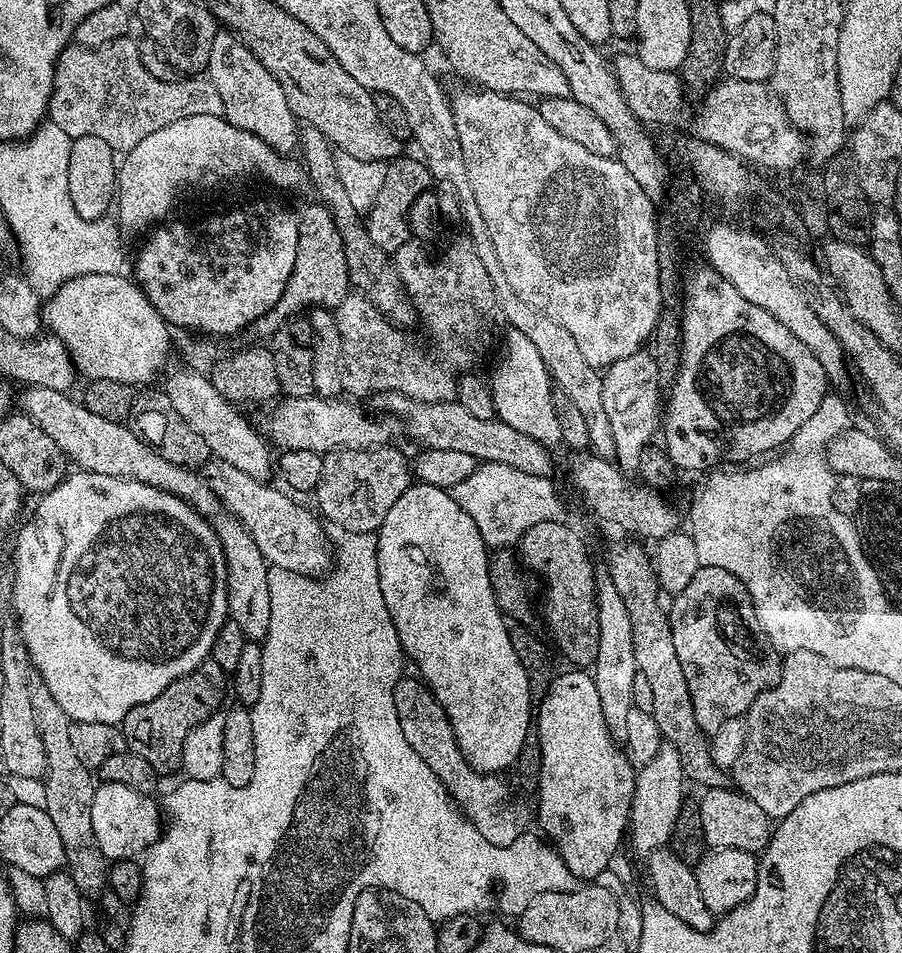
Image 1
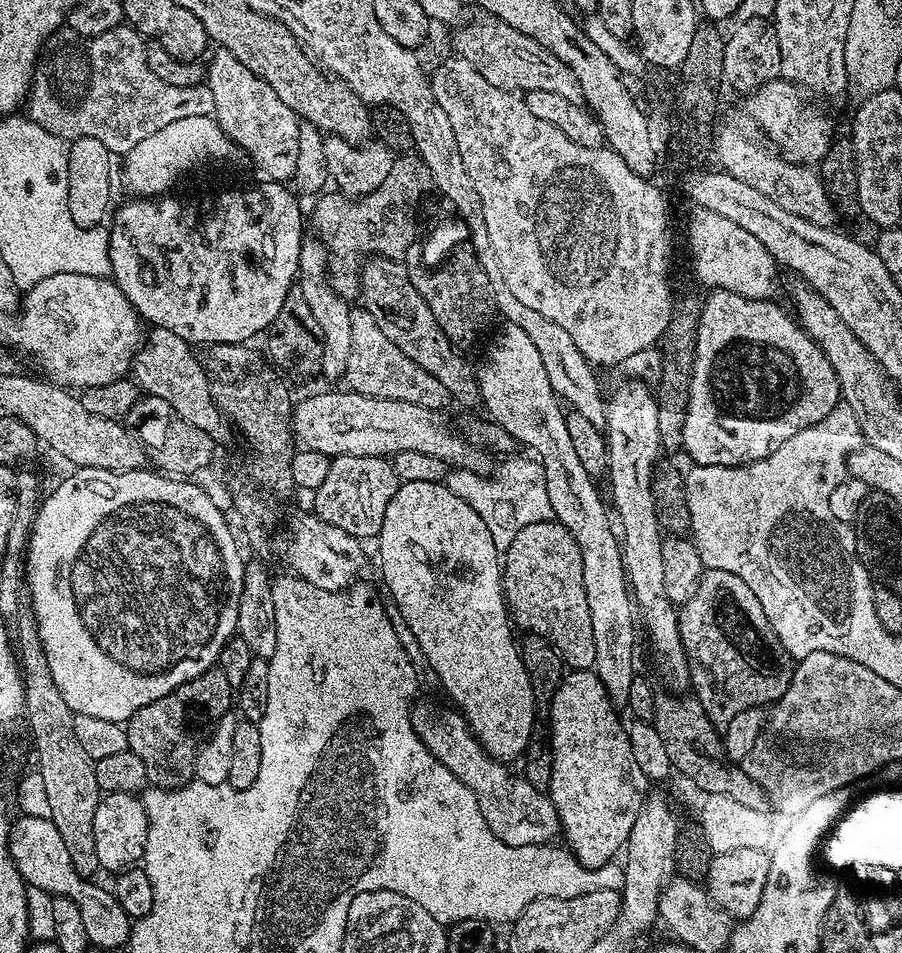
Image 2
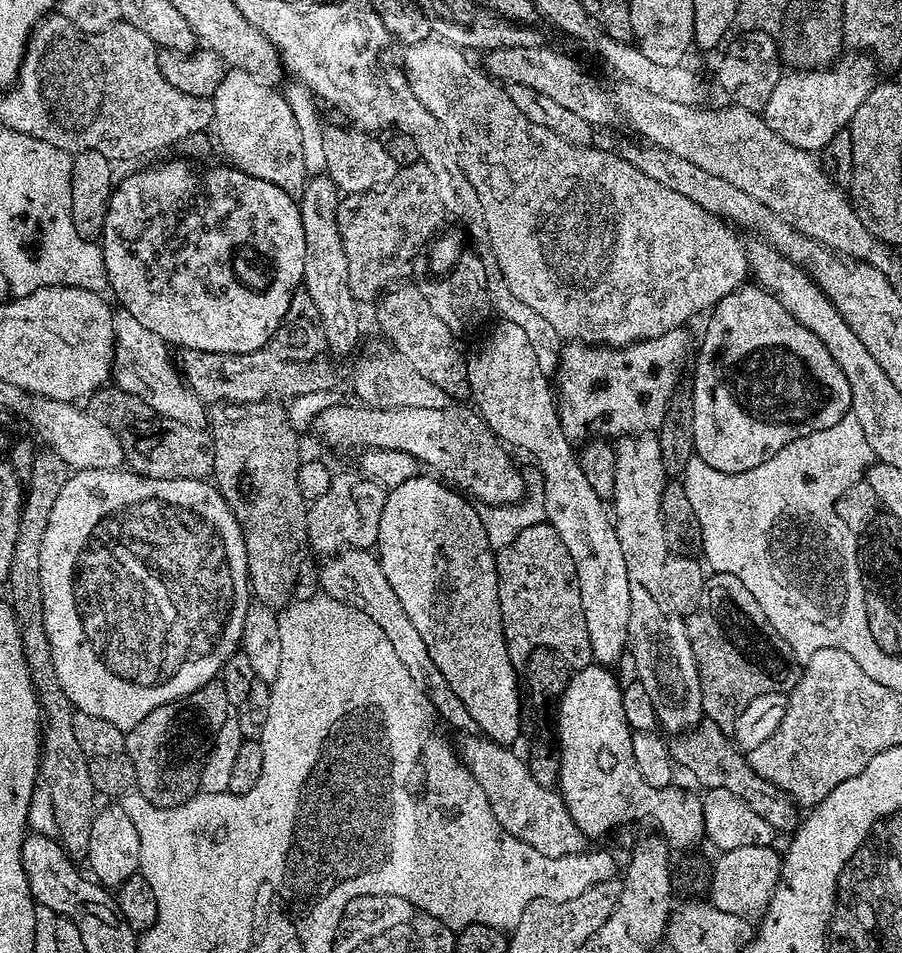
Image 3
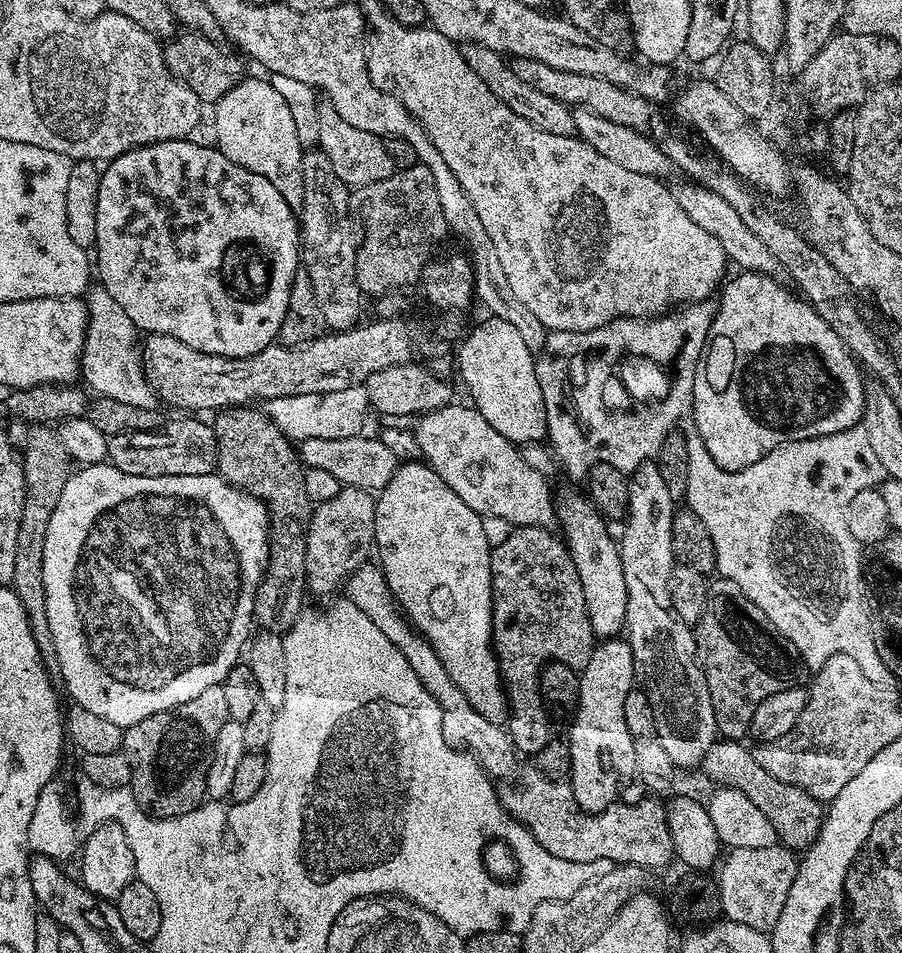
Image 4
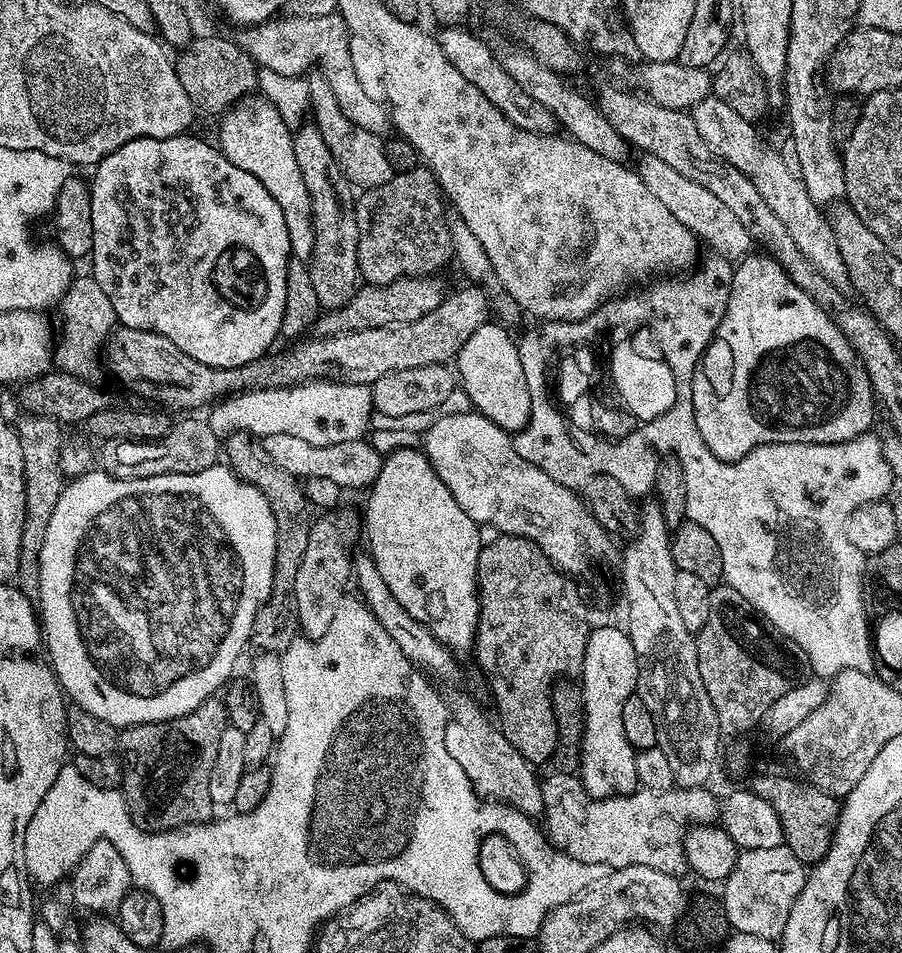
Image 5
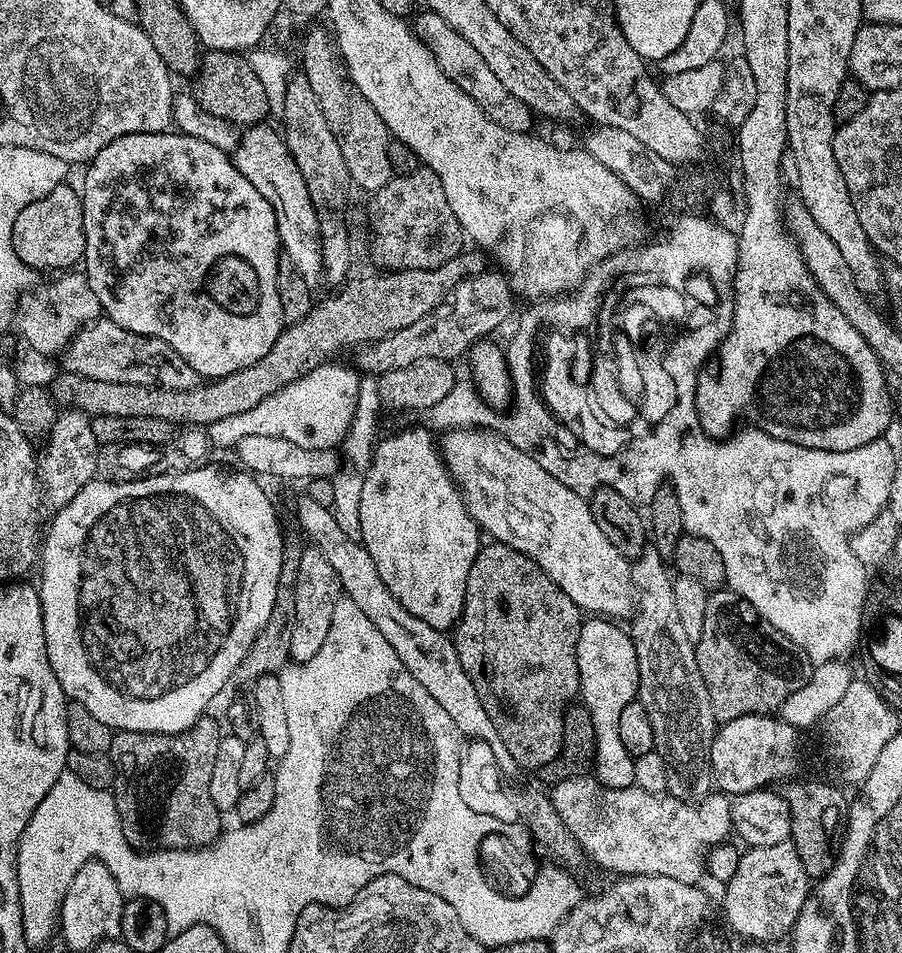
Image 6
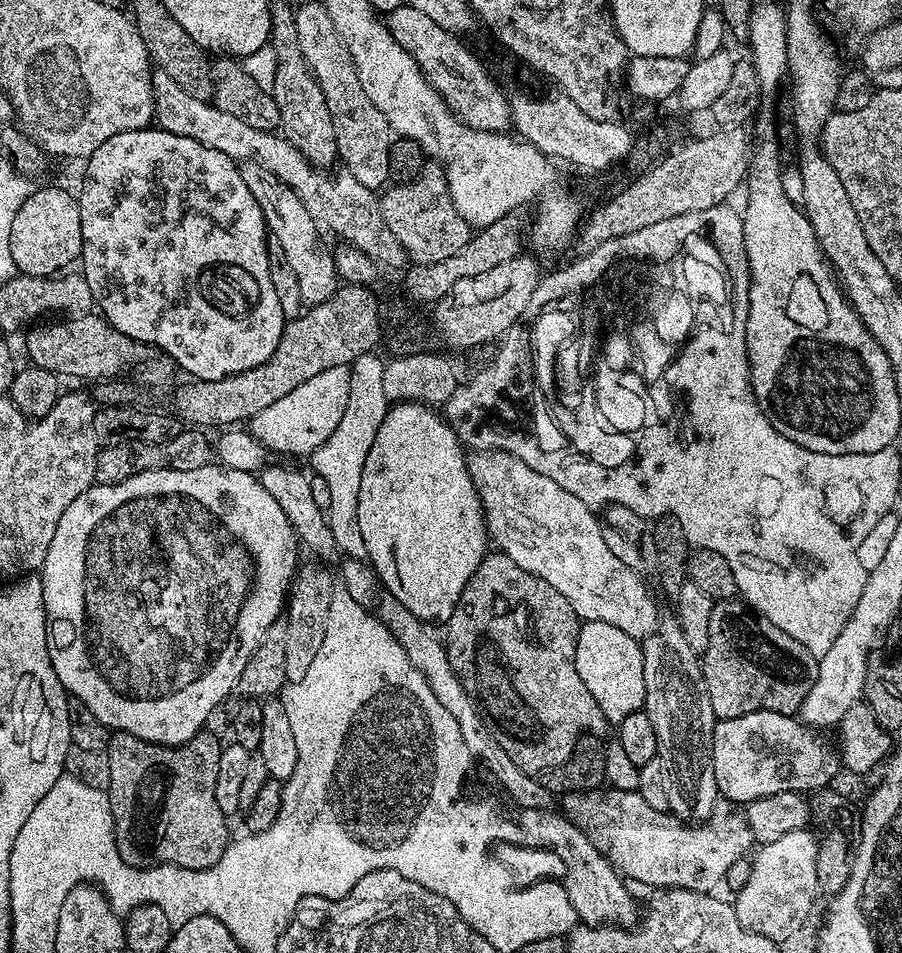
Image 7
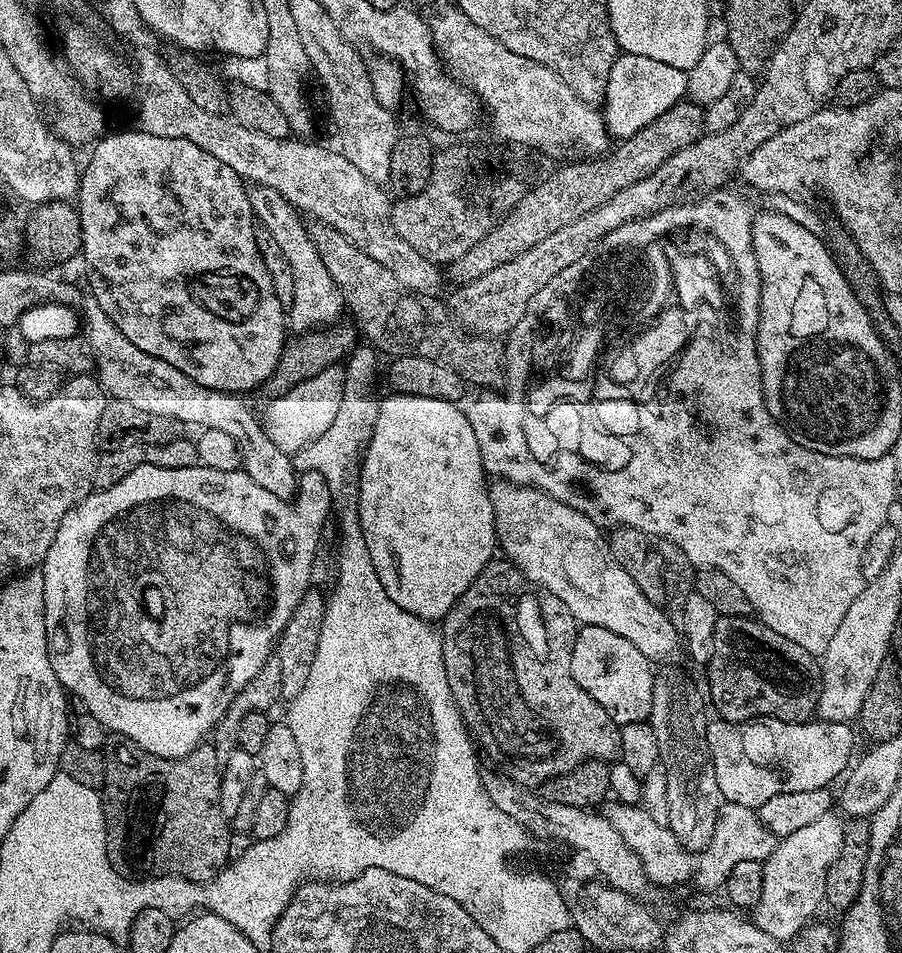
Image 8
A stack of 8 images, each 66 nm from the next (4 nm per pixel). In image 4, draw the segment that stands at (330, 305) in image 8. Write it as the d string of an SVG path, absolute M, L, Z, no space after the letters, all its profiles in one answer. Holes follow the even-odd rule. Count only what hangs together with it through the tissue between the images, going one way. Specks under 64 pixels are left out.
M243 78L214 104L214 110L216 110L215 147L219 148L222 154L226 154L230 162L254 174L262 174L262 178L270 181L293 210L299 210L302 206L304 189L302 162L305 149L298 140L297 127L289 106L274 90L270 80Z

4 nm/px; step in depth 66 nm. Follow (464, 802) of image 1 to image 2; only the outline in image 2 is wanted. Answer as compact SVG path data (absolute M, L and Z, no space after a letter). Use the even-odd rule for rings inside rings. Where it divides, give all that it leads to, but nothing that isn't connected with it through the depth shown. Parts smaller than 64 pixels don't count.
M440 704L411 705L412 729L414 734L474 794L486 826L506 846L530 846L531 844L551 845L552 840L561 835L560 819L552 805L547 791L530 786L523 775L511 772L507 763L494 759L476 740L475 734L468 728L459 711L453 707L443 708Z

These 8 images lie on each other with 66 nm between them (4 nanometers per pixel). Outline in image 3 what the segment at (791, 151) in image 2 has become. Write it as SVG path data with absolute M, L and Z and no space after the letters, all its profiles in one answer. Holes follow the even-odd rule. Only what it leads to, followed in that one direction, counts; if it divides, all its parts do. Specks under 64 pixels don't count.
M848 50L840 59L826 68L792 70L781 75L778 86L770 94L770 102L762 110L764 121L786 142L813 154L823 153L826 142L838 134L838 130L852 123L858 106L866 102L866 94L874 90L878 64L871 55L860 50Z

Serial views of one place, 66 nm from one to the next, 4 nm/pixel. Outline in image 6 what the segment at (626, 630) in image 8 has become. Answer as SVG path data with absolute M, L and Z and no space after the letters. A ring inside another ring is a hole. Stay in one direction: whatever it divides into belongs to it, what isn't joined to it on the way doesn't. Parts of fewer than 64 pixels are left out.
M484 426L454 428L443 433L438 444L444 465L460 489L460 497L476 527L481 533L488 535L489 532L495 543L526 554L563 590L570 602L579 606L581 613L595 614L600 618L631 617L637 605L631 563L618 554L606 534L599 529L598 522L594 521L591 503L539 466L530 454L518 450L515 440L507 440L499 431L487 432L486 429Z

